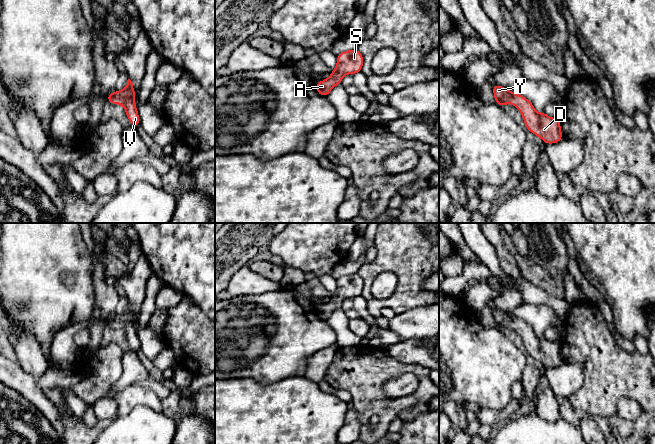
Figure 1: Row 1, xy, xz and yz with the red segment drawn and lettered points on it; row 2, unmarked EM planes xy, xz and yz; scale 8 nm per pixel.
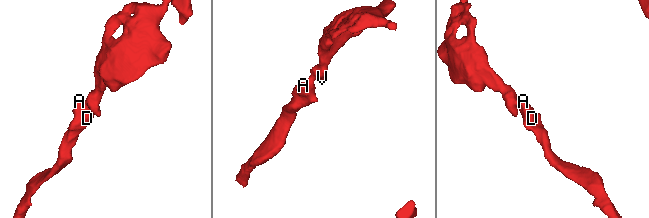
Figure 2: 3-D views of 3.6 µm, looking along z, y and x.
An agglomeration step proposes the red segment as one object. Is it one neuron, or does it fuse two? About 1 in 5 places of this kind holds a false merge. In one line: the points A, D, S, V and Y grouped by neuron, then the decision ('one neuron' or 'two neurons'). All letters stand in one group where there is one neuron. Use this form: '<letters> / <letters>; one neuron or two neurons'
A D S V Y; one neuron

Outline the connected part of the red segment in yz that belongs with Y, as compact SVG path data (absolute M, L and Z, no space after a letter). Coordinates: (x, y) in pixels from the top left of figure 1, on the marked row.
M493 85L492 90L495 103L501 107L510 103L514 105L520 111L526 129L540 137L544 144L559 143L562 140L561 120L552 118L545 112L538 113L531 101L501 85Z

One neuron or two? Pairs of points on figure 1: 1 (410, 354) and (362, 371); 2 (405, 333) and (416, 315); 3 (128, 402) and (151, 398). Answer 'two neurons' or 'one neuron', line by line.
1: two neurons
2: one neuron
3: one neuron

